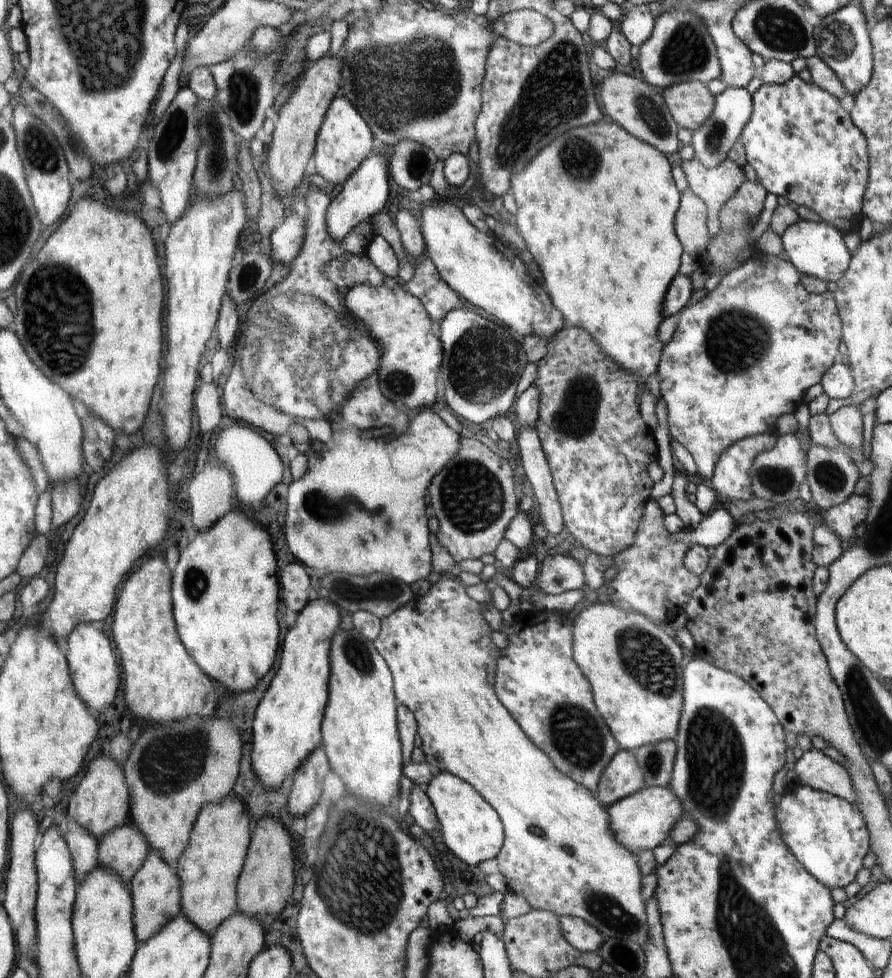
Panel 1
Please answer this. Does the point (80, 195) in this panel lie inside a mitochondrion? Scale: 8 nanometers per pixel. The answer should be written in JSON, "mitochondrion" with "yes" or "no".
{"mitochondrion":"no"}

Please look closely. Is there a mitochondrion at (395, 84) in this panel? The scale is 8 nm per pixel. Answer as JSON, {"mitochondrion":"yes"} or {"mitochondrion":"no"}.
{"mitochondrion":"yes"}

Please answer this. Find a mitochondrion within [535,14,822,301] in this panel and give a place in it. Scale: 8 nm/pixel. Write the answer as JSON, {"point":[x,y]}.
{"point":[686,52]}

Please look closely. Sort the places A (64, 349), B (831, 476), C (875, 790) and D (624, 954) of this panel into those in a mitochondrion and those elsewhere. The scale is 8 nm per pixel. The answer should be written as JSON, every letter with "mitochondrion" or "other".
{"A":"mitochondrion","B":"mitochondrion","C":"other","D":"mitochondrion"}

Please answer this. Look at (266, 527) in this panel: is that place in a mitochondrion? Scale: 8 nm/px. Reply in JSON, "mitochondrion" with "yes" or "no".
{"mitochondrion":"no"}

